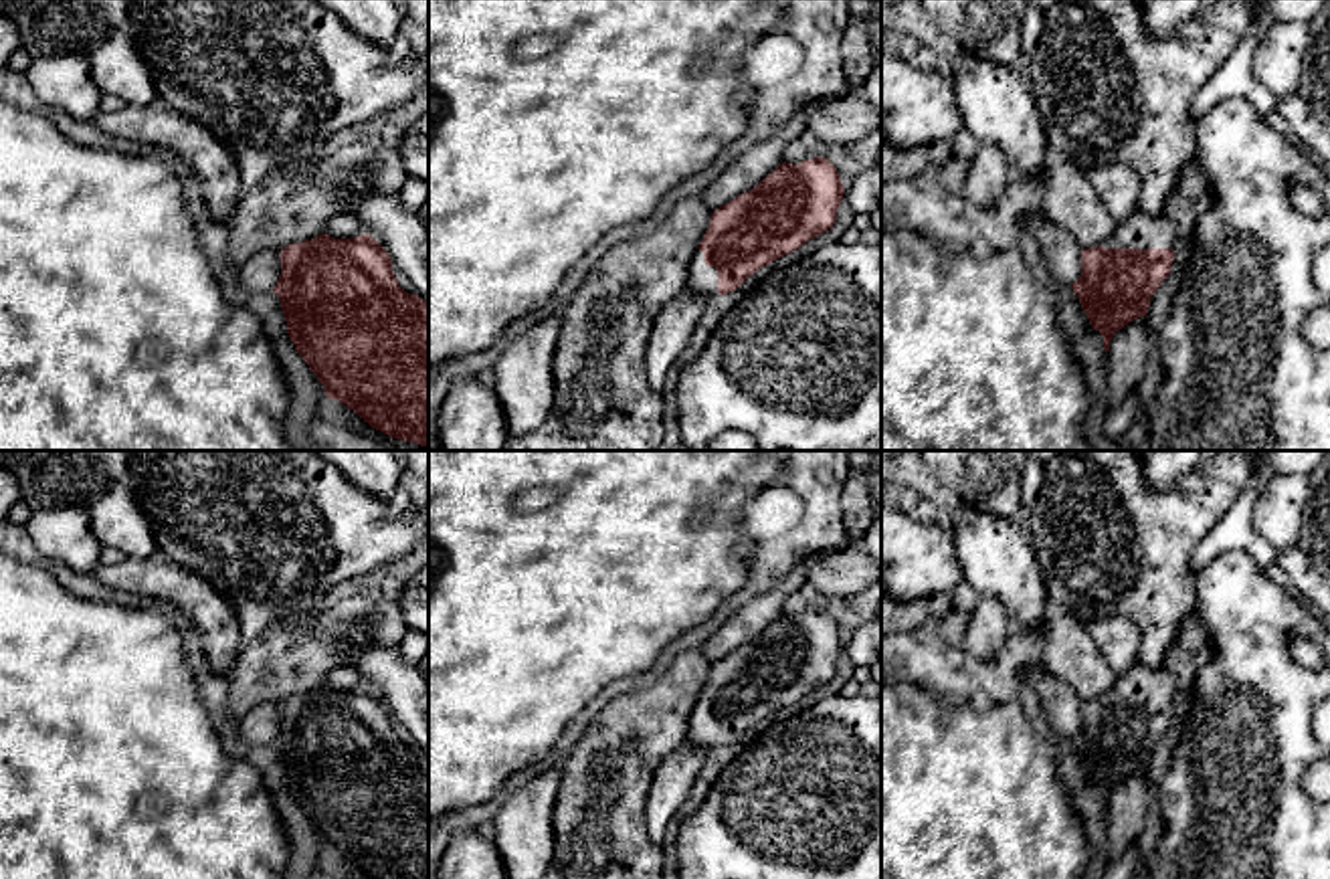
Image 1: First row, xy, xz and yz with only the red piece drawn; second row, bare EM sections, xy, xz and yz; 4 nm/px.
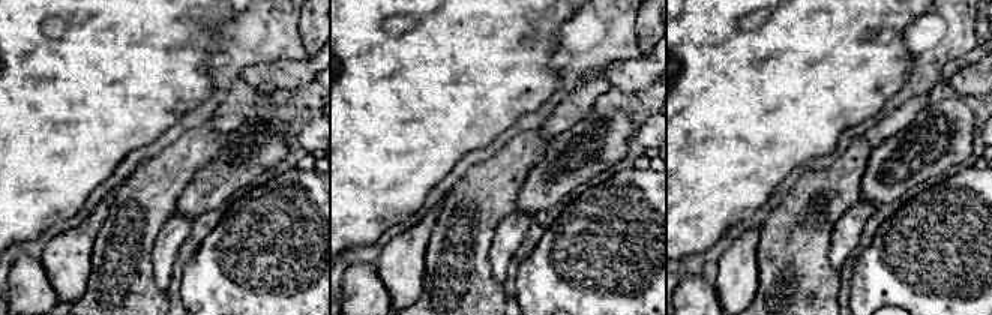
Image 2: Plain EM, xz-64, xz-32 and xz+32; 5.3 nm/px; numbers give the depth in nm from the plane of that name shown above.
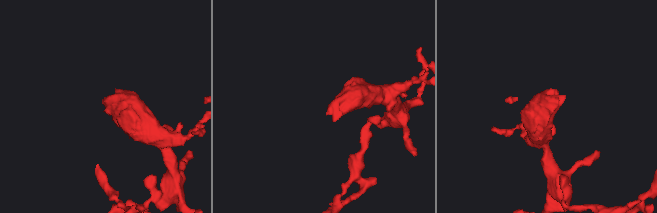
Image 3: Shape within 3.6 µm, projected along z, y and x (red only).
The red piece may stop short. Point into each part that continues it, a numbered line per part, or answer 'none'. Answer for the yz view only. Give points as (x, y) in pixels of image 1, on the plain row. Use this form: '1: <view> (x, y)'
1: yz (1143, 684)

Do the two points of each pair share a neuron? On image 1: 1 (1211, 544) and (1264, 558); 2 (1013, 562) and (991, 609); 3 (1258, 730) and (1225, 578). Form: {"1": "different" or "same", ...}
{"1": "same", "2": "different", "3": "same"}

